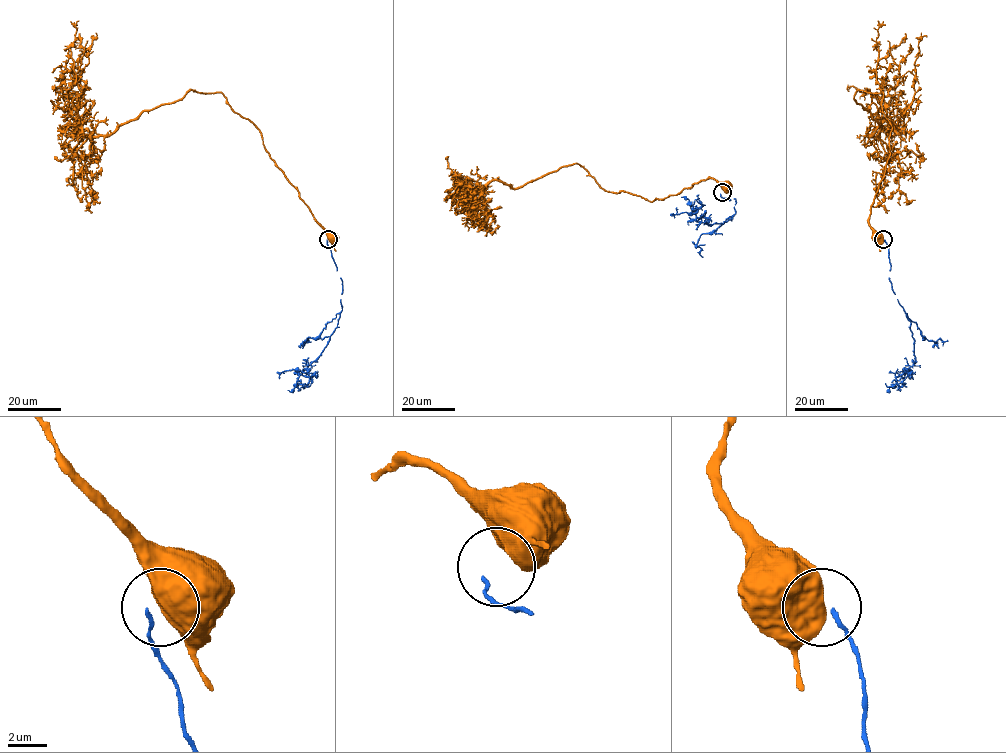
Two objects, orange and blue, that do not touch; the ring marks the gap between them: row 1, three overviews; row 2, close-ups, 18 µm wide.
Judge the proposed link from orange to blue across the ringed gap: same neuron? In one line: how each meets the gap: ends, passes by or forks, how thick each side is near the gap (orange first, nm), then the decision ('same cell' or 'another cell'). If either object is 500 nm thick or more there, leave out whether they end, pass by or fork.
1000 nm thick on the orange side, 200 nm on the other; another cell

